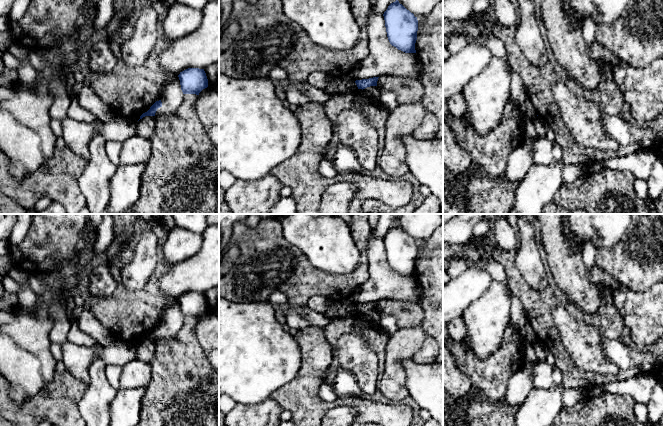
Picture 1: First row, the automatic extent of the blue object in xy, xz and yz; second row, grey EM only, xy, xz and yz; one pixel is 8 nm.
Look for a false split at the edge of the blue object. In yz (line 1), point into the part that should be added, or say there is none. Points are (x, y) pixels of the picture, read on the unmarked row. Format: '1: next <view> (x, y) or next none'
1: next none

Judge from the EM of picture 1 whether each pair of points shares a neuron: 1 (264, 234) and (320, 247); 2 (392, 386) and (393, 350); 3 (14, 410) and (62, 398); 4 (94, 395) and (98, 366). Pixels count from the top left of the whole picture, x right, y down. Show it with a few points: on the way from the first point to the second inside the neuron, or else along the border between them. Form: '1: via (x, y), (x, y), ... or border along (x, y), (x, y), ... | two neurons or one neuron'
1: border along (281, 224), (283, 236), (304, 254) | two neurons
2: via (392, 377), (393, 359) | one neuron
3: via (26, 406), (42, 406), (50, 403) | one neuron
4: via (97, 388), (97, 373) | one neuron

